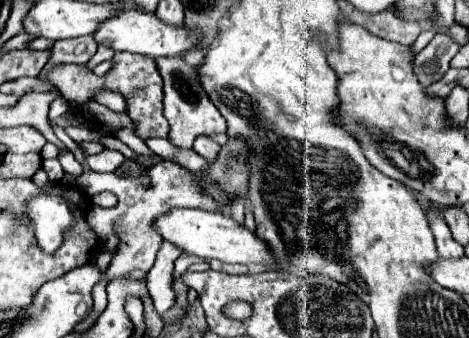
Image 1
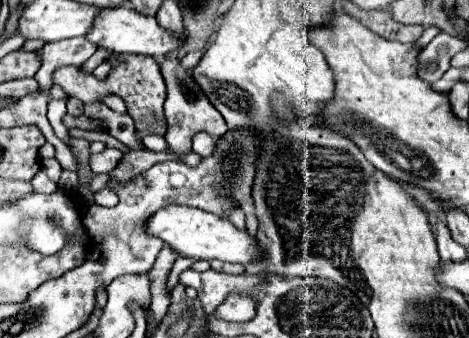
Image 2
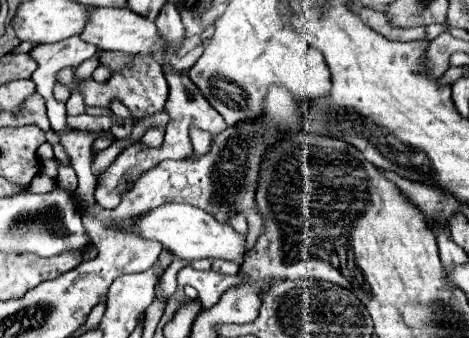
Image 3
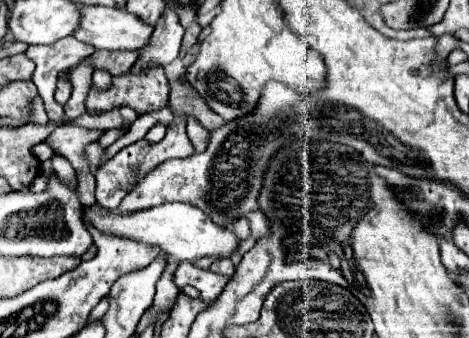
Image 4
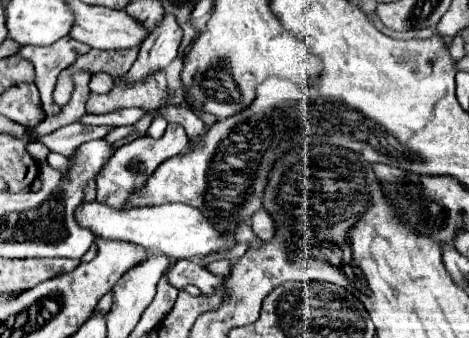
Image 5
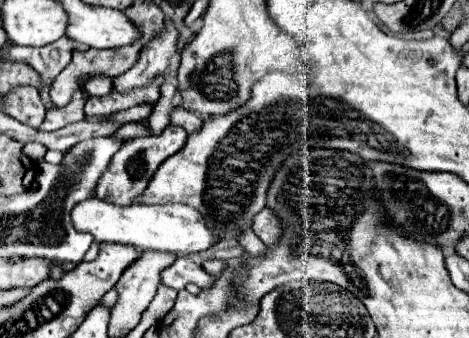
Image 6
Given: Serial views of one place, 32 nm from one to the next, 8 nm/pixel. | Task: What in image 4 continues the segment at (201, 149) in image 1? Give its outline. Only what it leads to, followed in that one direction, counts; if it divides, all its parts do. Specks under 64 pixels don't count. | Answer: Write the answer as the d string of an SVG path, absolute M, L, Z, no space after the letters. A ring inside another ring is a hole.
M186 116L186 130L194 148L204 148L204 136L208 136L208 130L194 116Z

